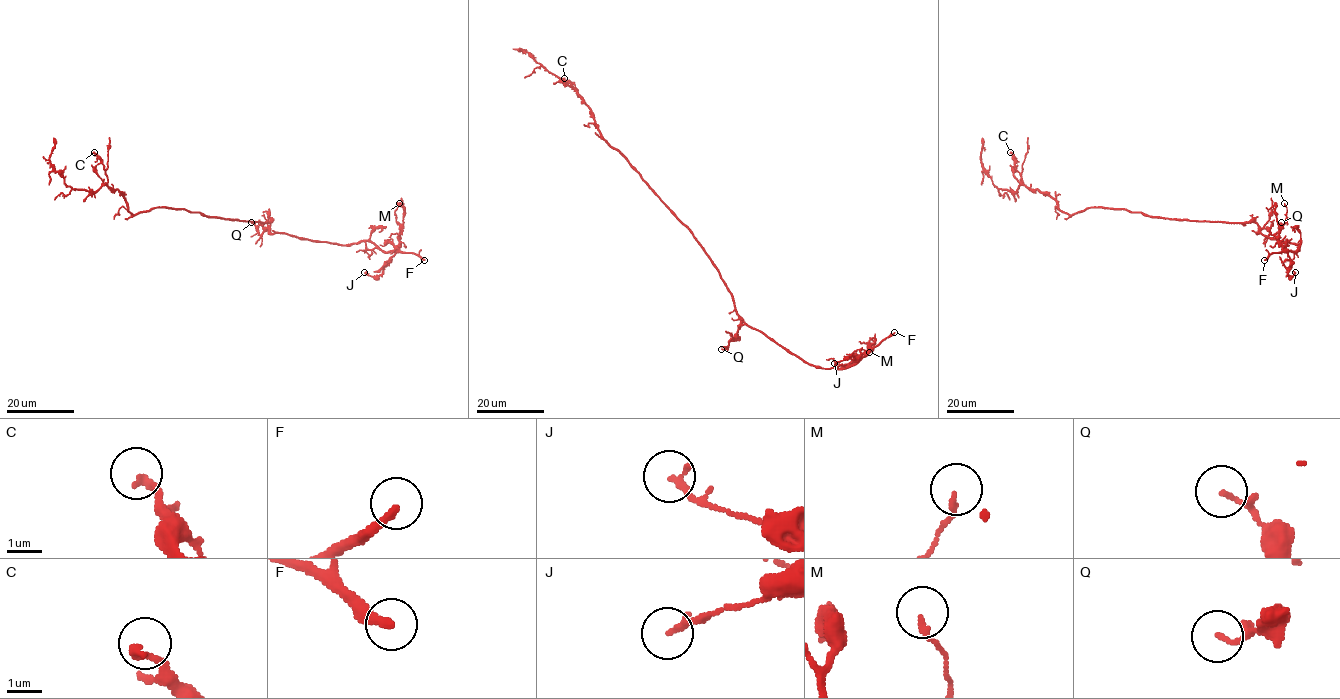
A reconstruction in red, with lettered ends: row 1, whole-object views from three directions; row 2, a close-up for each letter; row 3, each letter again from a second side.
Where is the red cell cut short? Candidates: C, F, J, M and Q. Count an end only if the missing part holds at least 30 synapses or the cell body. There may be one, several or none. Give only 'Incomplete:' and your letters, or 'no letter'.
Incomplete: F

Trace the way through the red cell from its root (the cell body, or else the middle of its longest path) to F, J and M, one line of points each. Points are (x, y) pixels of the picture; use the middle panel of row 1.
F: (698, 241), (731, 293), (740, 326), (747, 324), (762, 331), (810, 364), (823, 368), (847, 368), (894, 332)
J: (698, 241), (731, 293), (740, 326), (762, 331), (823, 368), (844, 369), (865, 356), (834, 363)
M: (698, 241), (731, 293), (740, 326), (762, 331), (823, 368), (847, 368), (869, 346), (865, 355), (869, 352)

